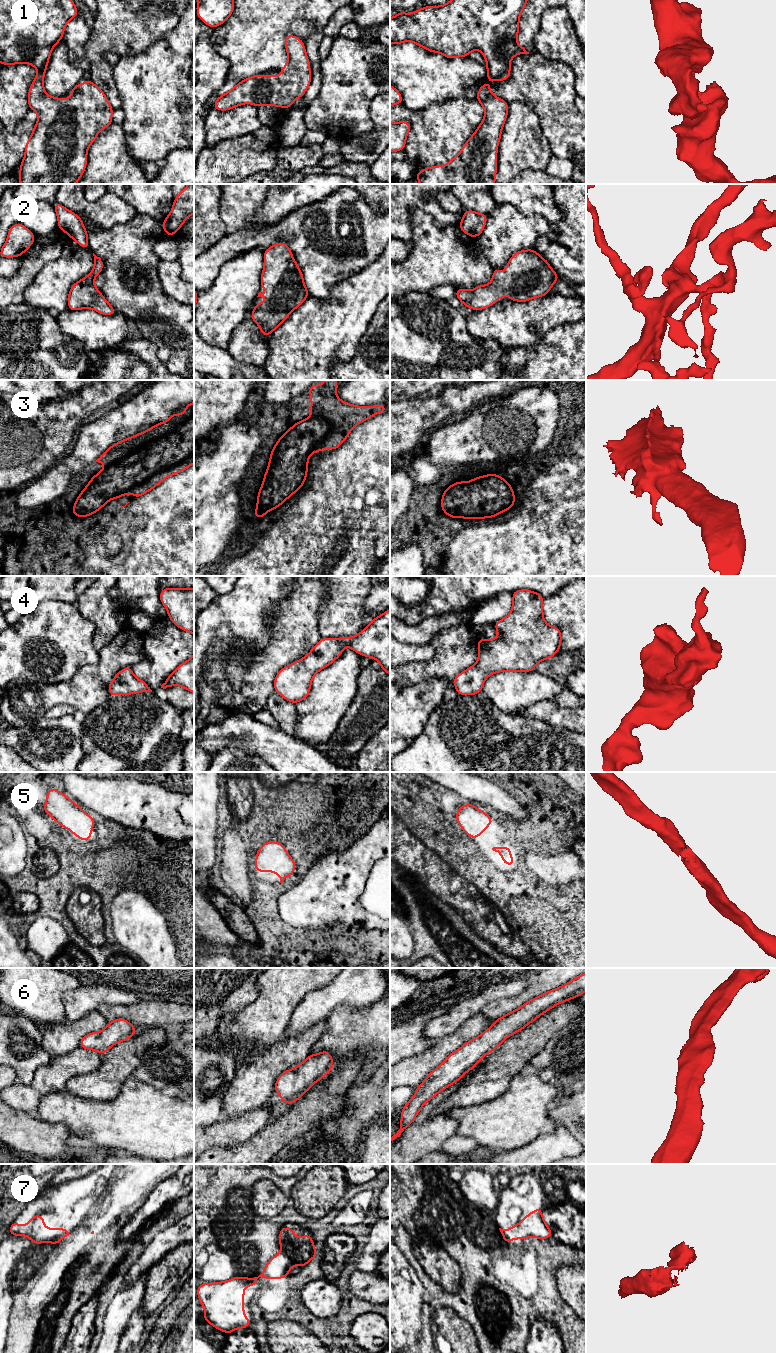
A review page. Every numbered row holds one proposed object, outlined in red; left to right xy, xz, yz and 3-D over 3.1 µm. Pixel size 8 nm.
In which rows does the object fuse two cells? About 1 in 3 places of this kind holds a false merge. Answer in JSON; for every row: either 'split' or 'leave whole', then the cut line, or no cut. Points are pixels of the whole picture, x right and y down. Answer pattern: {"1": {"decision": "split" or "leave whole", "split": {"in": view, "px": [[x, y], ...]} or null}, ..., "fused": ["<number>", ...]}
{"1": {"decision": "leave whole", "split": null}, "2": {"decision": "leave whole", "split": null}, "3": {"decision": "leave whole", "split": null}, "4": {"decision": "leave whole", "split": null}, "5": {"decision": "leave whole", "split": null}, "6": {"decision": "leave whole", "split": null}, "7": {"decision": "split", "split": {"in": "xz", "px": [[251, 1279], [256, 1282]]}}, "fused": ["7"]}

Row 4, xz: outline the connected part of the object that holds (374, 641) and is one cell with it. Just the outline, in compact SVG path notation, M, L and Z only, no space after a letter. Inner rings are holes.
M390 609L354 637L322 638L305 657L278 672L275 692L293 704L304 700L309 695L314 675L341 656L344 646L361 656L373 657L390 675Z

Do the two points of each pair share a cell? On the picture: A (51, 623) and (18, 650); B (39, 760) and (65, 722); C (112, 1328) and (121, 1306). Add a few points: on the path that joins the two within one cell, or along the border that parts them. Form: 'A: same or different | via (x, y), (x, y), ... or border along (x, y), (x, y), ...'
A: same | via (43, 628), (26, 643)
B: same | via (48, 751), (63, 736), (65, 731)
C: same | via (115, 1323), (119, 1311)

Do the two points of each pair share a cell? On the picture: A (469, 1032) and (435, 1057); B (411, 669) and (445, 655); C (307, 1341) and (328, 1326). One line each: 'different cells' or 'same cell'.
A: same cell
B: same cell
C: different cells

